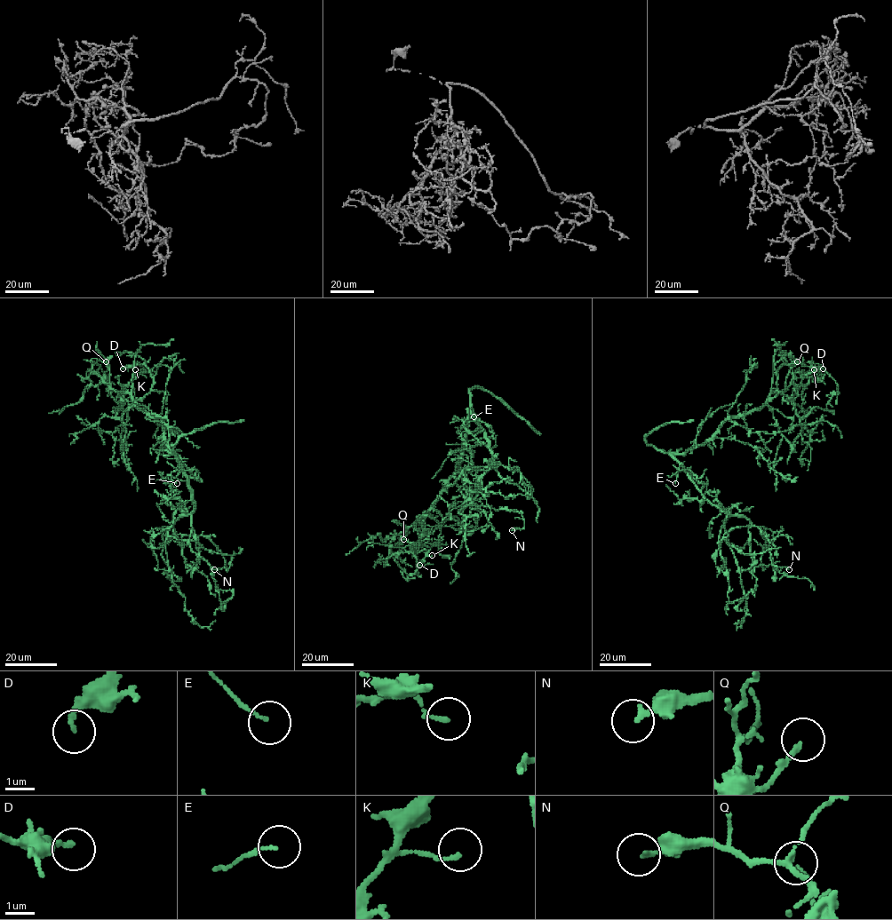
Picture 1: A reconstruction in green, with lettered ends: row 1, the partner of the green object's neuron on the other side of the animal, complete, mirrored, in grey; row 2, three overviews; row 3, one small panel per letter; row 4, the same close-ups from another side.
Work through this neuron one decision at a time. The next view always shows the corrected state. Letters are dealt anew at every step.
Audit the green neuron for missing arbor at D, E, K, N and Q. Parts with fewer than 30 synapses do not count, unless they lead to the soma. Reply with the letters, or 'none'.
none

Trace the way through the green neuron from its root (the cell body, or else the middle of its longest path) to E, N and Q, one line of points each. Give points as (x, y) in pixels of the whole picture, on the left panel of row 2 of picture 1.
E: (177, 459), (179, 469), (171, 472), (171, 478), (177, 483)
N: (177, 459), (194, 509), (173, 523), (174, 531), (207, 537), (222, 553), (226, 567), (214, 569)
Q: (177, 459), (167, 447), (161, 420), (140, 409), (128, 393), (117, 392), (111, 387), (106, 361)

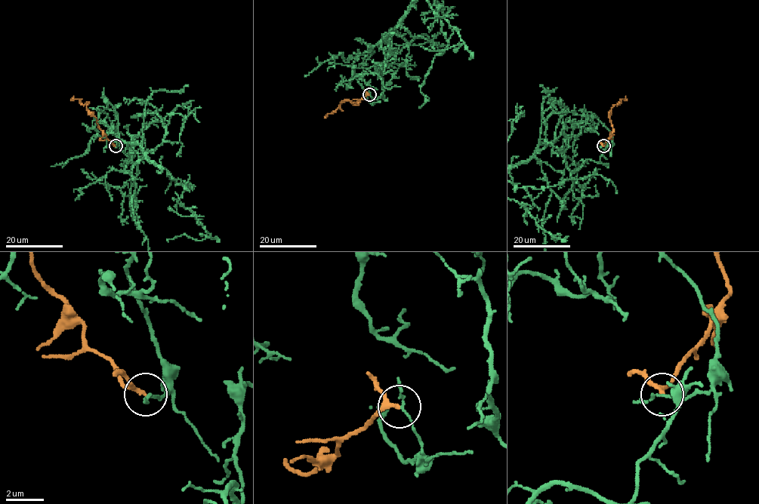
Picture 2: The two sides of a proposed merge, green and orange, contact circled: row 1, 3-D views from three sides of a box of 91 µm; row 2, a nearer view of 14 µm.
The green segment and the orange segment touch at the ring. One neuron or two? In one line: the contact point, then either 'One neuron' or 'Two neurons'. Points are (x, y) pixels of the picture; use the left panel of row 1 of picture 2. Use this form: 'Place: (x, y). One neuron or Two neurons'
Place: (115, 145). Two neurons

